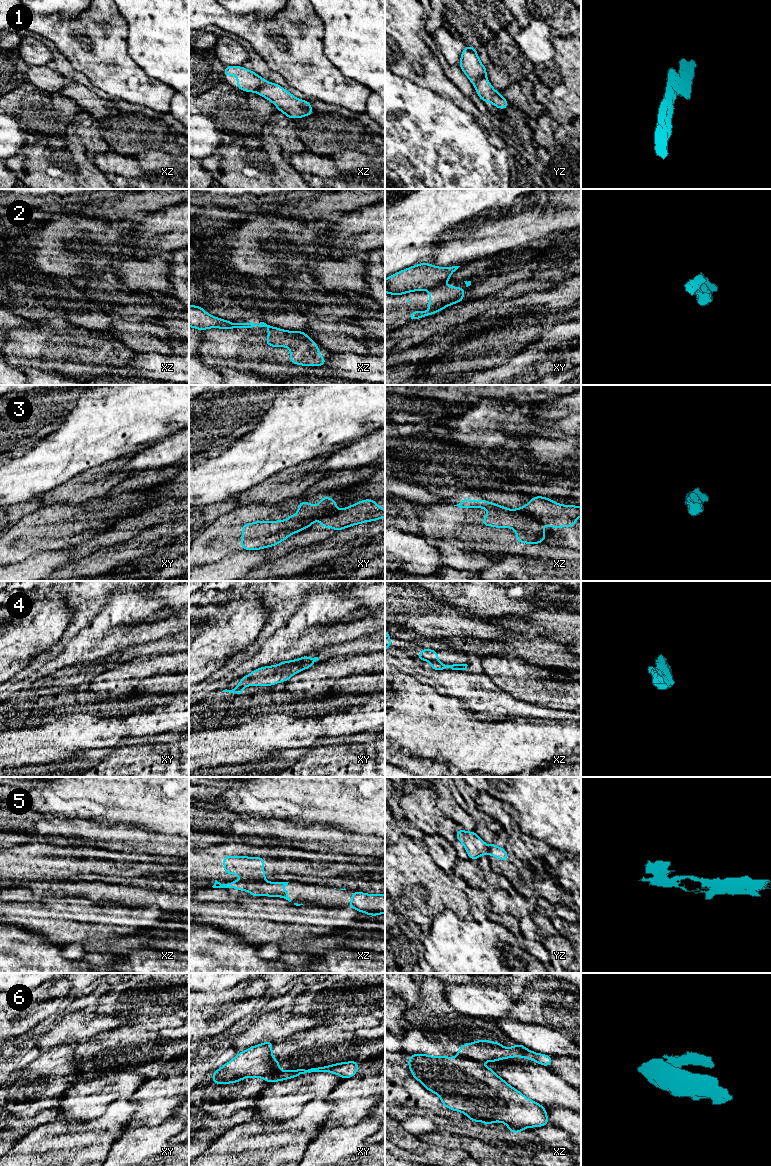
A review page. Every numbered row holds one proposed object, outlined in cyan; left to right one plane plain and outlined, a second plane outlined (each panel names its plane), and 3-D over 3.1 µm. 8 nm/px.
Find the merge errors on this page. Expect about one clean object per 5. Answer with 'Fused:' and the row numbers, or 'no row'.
Fused: 1, 2, 3, 5, 6

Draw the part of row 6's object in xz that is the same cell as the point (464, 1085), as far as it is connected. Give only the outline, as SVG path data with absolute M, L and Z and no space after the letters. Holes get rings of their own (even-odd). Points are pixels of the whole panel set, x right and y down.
M411 1054L407 1063L412 1076L437 1094L443 1106L464 1113L471 1121L484 1122L487 1126L493 1122L505 1123L510 1133L549 1124L545 1106L528 1099L481 1062L464 1057Z

